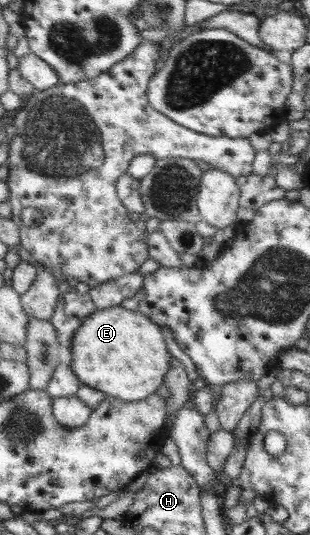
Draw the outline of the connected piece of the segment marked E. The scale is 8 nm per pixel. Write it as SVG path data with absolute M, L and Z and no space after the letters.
M121 306L96 310L90 314L76 330L71 347L71 366L79 380L107 395L127 402L150 398L165 383L165 377L171 366L173 355L165 342L163 328L154 323L139 310L125 309Z

